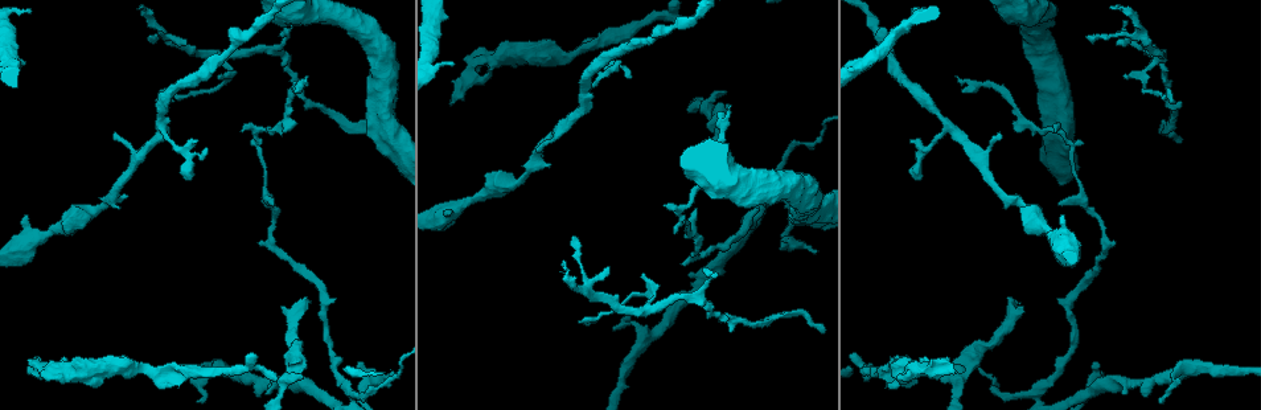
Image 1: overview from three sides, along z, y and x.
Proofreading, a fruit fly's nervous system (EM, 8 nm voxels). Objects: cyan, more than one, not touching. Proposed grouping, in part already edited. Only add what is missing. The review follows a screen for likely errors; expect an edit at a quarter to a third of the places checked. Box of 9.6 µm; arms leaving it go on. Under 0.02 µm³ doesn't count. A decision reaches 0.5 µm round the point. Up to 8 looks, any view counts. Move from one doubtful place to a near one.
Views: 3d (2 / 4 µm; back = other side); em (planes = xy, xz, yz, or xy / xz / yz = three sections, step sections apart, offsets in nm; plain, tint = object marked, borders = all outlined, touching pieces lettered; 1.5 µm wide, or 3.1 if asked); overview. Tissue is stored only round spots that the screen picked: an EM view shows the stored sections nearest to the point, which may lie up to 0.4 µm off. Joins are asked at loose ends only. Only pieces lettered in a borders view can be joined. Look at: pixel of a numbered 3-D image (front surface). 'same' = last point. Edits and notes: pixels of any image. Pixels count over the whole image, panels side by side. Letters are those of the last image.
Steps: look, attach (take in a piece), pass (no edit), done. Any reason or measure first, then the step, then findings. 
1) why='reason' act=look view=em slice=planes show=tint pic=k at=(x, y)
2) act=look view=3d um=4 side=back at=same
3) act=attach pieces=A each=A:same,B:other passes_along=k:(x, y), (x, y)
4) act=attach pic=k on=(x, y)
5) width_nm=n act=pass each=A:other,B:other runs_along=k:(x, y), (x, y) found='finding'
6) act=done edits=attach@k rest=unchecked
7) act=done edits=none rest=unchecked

why='branch stops here' act=look view=em slice=planes show=borders pic=1 at=(1002, 135)

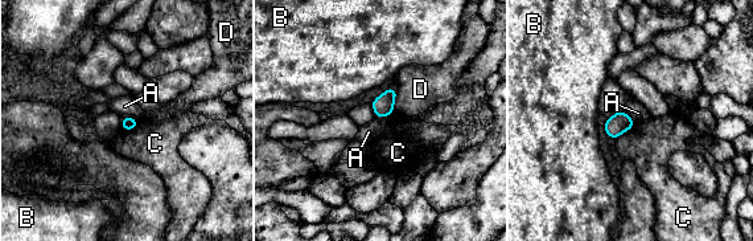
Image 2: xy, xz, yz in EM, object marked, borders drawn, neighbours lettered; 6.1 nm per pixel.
longest_contact=D:150nm act=pass each=A:other,B:other,C:other,D:other found='none of them fits'

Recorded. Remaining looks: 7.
why='thin end' act=look view=em slice=planes show=borders pic=1 at=(609, 269)

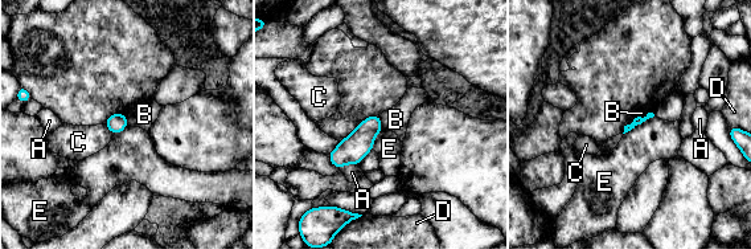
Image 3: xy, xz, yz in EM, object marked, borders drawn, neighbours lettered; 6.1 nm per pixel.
act=pass each=A:other,B:other,C:other,D:other,E:other found='no lettered piece goes on from it'

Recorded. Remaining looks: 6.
why='thin end' act=look view=3d um=4 pic=1 at=(716, 276)

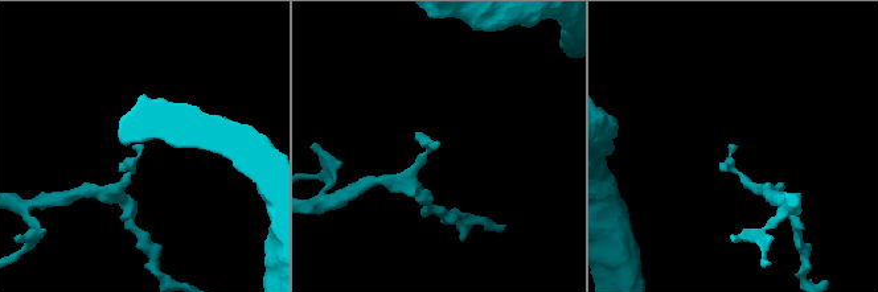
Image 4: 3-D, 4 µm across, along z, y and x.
why='shape alone is not enough' act=look view=em slice=planes show=borders pic=4 at=(728, 147)

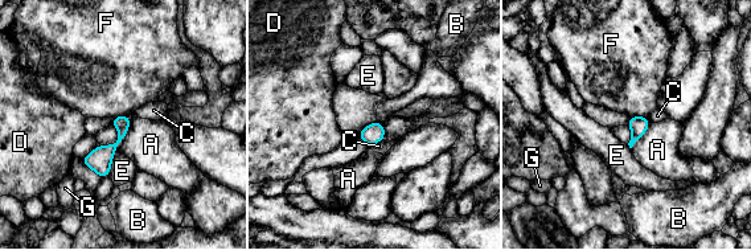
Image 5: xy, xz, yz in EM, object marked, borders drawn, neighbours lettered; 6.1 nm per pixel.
act=pass each=A:other,B:other,C:other,D:other,E:other,F:other,G:other border=5:(630, 115), (643, 115), (647, 118) found='no lettered piece goes on from it'

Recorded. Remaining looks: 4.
act=done edits=none rest=unchecked

